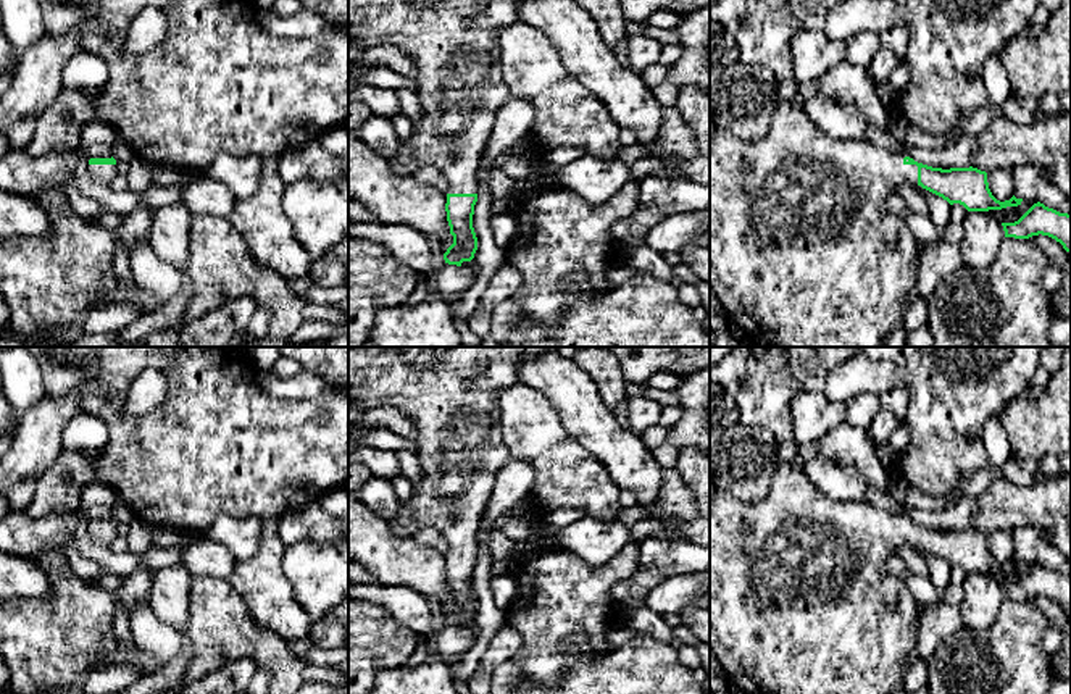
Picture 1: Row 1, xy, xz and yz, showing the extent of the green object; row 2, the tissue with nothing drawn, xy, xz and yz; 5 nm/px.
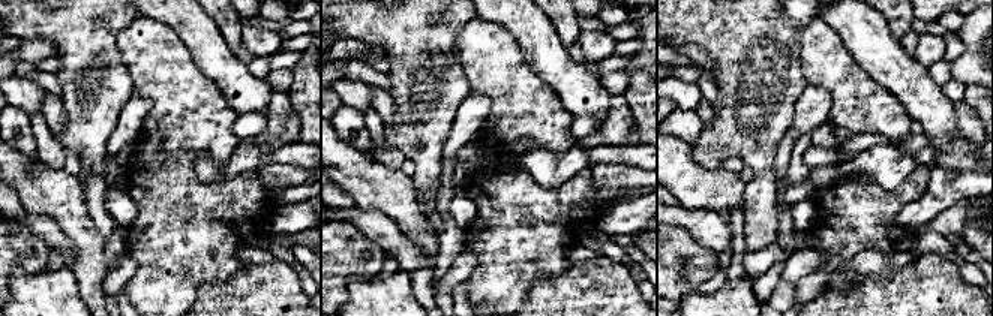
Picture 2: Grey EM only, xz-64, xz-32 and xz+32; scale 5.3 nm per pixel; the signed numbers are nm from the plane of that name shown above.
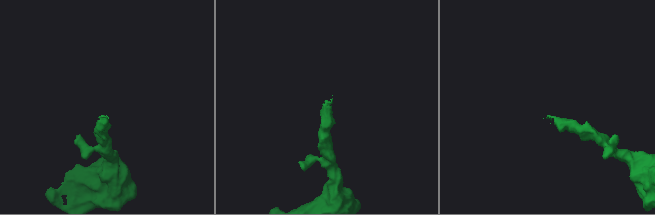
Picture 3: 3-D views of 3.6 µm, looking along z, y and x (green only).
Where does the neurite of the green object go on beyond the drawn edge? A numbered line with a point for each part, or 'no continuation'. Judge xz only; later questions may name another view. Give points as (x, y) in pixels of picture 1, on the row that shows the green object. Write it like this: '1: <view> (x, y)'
1: xz (454, 45)

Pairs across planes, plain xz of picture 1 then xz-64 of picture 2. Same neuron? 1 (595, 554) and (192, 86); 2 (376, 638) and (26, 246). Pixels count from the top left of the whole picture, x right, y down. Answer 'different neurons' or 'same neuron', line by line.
1: different neurons
2: same neuron

